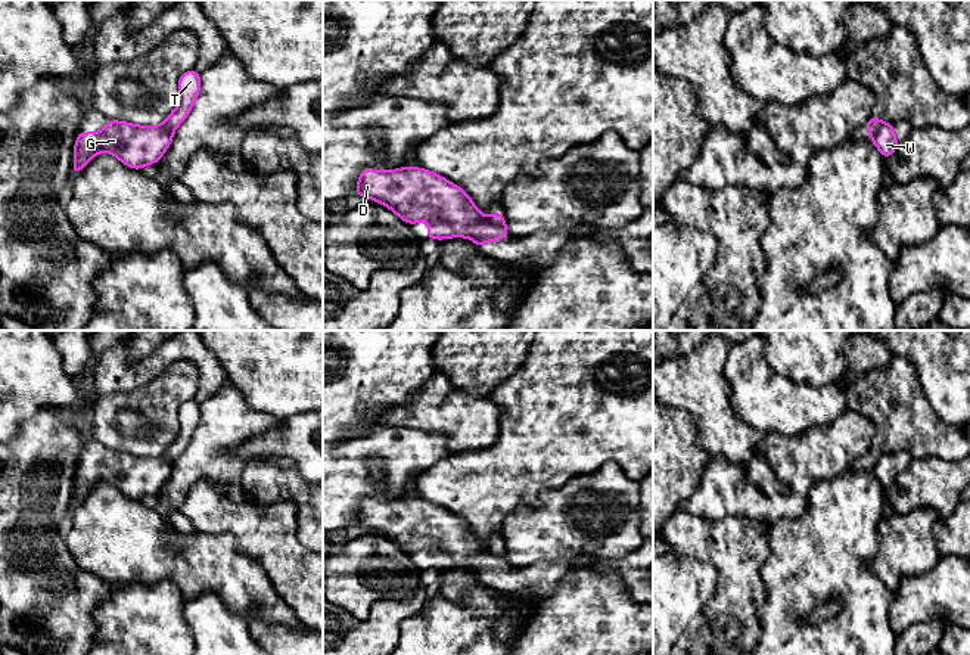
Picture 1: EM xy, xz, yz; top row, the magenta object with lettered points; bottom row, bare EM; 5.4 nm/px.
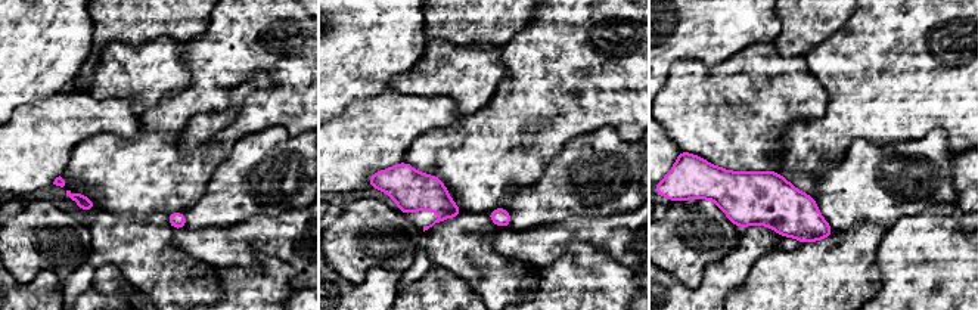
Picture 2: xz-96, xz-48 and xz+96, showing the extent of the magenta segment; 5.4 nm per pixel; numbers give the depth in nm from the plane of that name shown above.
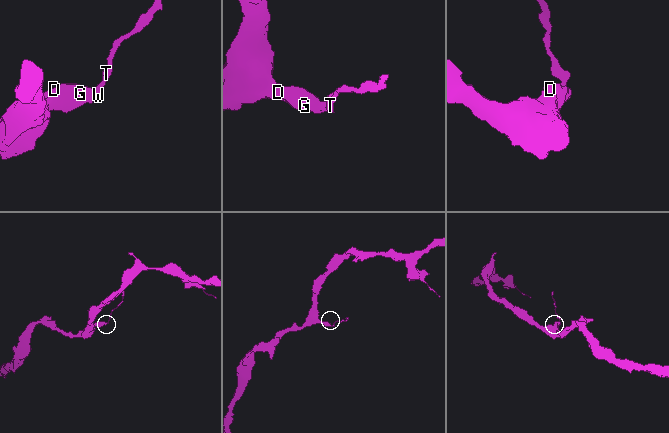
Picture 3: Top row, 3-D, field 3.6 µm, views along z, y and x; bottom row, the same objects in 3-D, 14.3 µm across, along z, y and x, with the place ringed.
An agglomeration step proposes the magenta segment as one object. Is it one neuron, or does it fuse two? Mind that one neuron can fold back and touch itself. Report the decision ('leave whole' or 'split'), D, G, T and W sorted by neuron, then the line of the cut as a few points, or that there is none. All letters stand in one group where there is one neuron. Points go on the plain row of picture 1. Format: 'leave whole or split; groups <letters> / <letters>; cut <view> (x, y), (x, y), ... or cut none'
split; groups D G W / T; cut xz (488, 548), (493, 553), (504, 558)

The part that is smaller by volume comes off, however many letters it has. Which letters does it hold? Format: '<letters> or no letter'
T

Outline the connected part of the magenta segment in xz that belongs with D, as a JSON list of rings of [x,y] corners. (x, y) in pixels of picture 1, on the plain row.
[[[419,497],[392,502],[366,499],[358,506],[354,527],[374,530],[408,556],[426,552],[432,559],[425,569],[469,568],[481,578],[510,565],[506,558],[492,555],[464,519]]]

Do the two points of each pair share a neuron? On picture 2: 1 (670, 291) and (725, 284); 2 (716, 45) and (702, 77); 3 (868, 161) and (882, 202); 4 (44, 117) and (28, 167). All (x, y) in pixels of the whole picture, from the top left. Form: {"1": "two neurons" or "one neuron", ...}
{"1": "one neuron", "2": "two neurons", "3": "one neuron", "4": "one neuron"}

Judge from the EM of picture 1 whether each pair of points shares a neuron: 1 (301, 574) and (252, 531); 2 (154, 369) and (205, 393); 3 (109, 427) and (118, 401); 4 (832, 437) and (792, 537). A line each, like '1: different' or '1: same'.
1: same
2: same
3: same
4: different

